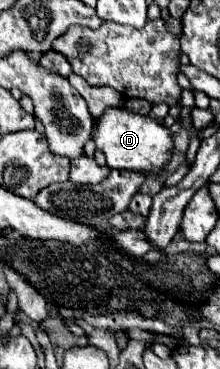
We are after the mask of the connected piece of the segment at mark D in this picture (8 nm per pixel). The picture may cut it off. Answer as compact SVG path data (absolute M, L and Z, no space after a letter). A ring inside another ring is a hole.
M122 107L106 109L94 123L92 131L96 149L106 155L106 163L110 169L128 169L128 171L144 171L158 173L164 167L172 153L172 135L158 121L132 113Z

